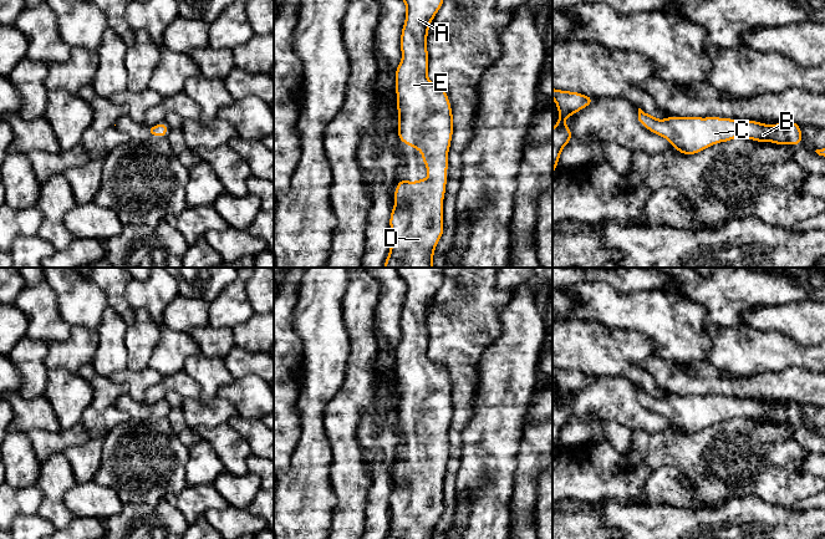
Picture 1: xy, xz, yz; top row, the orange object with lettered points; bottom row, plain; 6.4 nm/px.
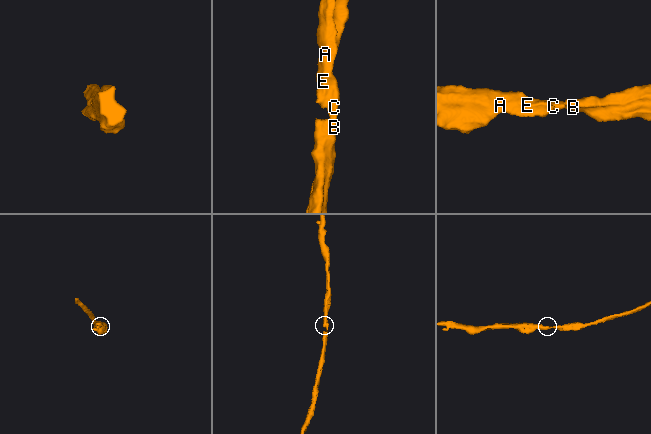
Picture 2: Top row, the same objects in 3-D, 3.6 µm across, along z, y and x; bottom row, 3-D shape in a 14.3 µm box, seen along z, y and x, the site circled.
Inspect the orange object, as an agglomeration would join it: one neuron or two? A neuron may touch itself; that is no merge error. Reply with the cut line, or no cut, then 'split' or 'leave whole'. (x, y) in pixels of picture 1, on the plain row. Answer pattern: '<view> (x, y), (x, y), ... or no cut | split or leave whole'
no cut | leave whole

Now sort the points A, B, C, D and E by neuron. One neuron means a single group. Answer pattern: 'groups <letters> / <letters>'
groups A B C D E

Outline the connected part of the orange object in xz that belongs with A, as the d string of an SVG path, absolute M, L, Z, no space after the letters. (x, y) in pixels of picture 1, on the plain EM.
M397 268L406 283L406 299L401 311L402 339L396 347L398 418L418 428L428 456L409 461L401 458L394 469L391 489L391 527L386 539L433 539L443 505L448 431L453 416L453 392L447 371L428 357L427 316L432 299L444 280L443 268Z

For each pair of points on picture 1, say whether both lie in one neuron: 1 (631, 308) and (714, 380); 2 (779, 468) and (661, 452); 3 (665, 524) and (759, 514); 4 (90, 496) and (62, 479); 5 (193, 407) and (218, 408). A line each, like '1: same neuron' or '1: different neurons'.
1: different neurons
2: same neuron
3: same neuron
4: different neurons
5: same neuron

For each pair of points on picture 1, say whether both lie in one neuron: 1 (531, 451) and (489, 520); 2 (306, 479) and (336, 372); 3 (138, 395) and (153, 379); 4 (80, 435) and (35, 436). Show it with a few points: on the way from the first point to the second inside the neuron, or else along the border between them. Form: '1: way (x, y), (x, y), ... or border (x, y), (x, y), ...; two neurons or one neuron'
1: border (518, 453), (510, 496); two neurons
2: way (312, 453), (312, 398); one neuron
3: way (138, 390), (148, 380); one neuron
4: way (69, 437), (46, 438); one neuron

